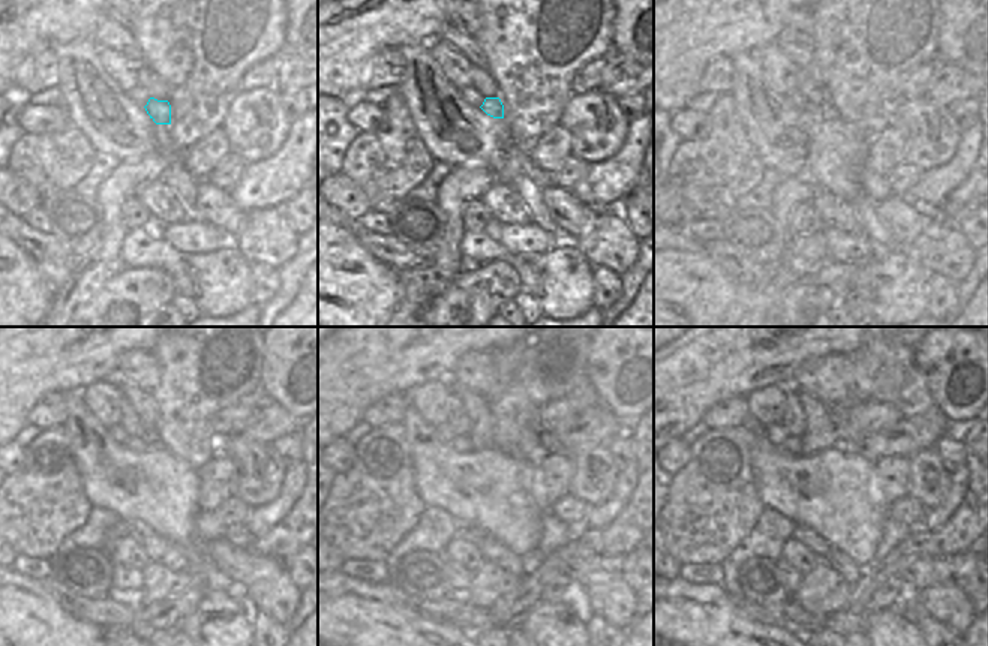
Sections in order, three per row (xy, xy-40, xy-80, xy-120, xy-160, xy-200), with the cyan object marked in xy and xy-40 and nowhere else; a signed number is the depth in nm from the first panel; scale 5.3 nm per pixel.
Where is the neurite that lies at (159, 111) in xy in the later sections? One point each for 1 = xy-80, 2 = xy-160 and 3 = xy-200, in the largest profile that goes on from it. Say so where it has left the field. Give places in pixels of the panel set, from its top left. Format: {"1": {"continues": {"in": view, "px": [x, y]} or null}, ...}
{"1": {"continues": {"in": "xy-80", "px": [826, 107]}}, "2": {"continues": {"in": "xy-160", "px": [462, 444]}}, "3": {"continues": {"in": "xy-200", "px": [792, 444]}}}

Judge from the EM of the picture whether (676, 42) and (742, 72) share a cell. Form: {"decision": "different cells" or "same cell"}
{"decision": "different cells"}

